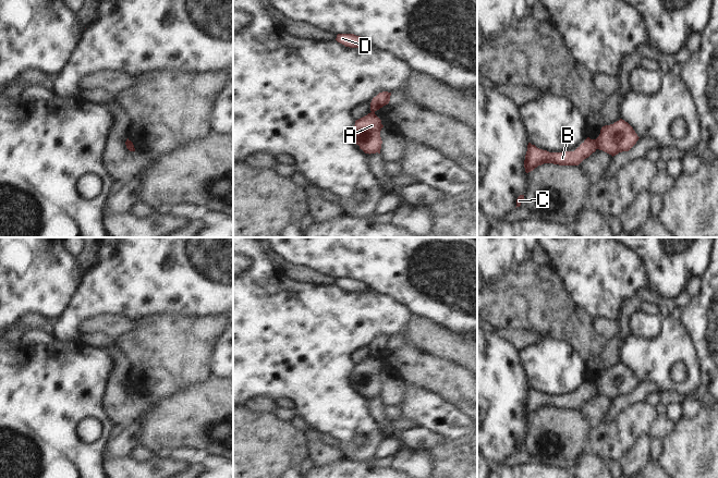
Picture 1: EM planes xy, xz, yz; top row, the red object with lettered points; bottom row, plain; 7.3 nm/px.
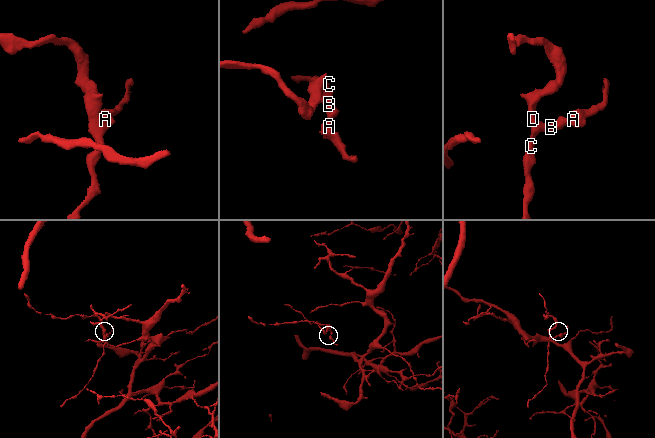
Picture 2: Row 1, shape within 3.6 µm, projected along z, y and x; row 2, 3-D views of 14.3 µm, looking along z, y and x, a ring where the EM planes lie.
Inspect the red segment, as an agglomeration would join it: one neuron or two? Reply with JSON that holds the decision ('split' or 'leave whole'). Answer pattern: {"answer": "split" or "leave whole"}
{"answer": "split"}

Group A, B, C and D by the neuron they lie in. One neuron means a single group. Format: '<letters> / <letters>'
A / B C D

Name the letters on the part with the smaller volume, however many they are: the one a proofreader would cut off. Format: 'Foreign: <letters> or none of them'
Foreign: A

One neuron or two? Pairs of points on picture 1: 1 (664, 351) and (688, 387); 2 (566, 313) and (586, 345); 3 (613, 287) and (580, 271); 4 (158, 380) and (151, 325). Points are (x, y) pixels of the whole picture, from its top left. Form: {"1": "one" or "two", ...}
{"1": "one", "2": "one", "3": "one", "4": "one"}

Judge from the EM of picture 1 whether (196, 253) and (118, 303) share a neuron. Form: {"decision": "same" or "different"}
{"decision": "same"}

